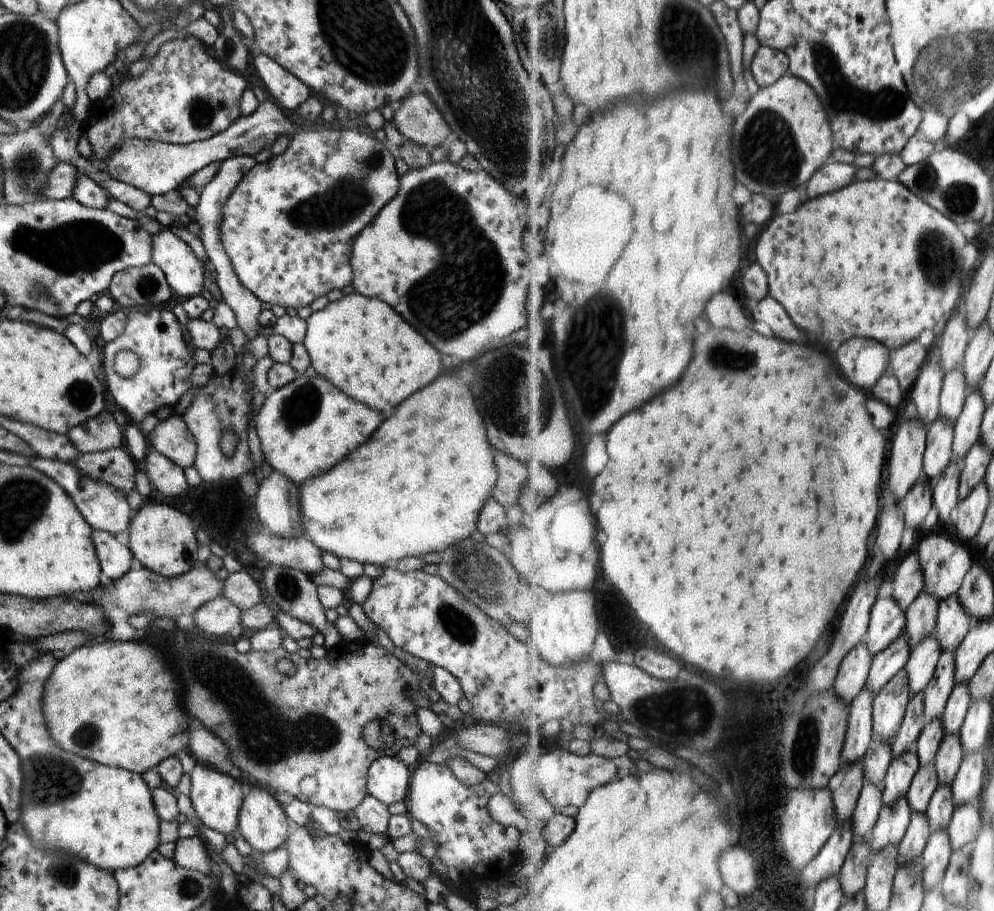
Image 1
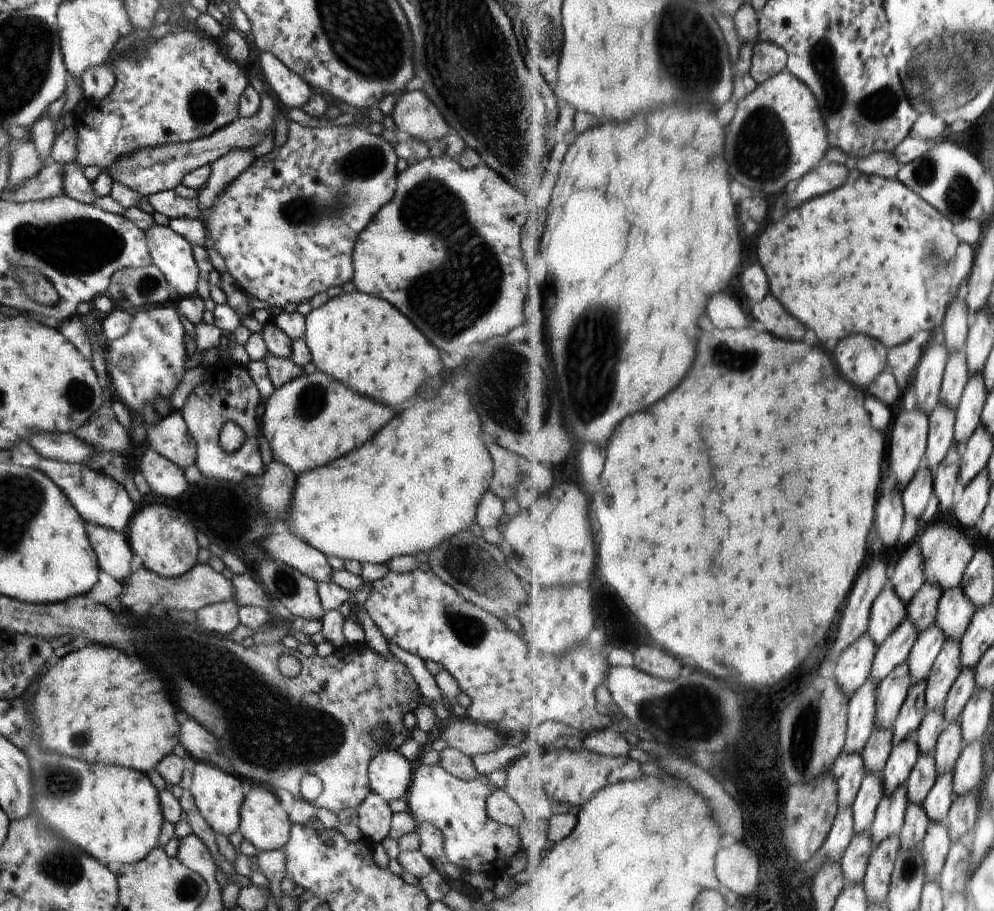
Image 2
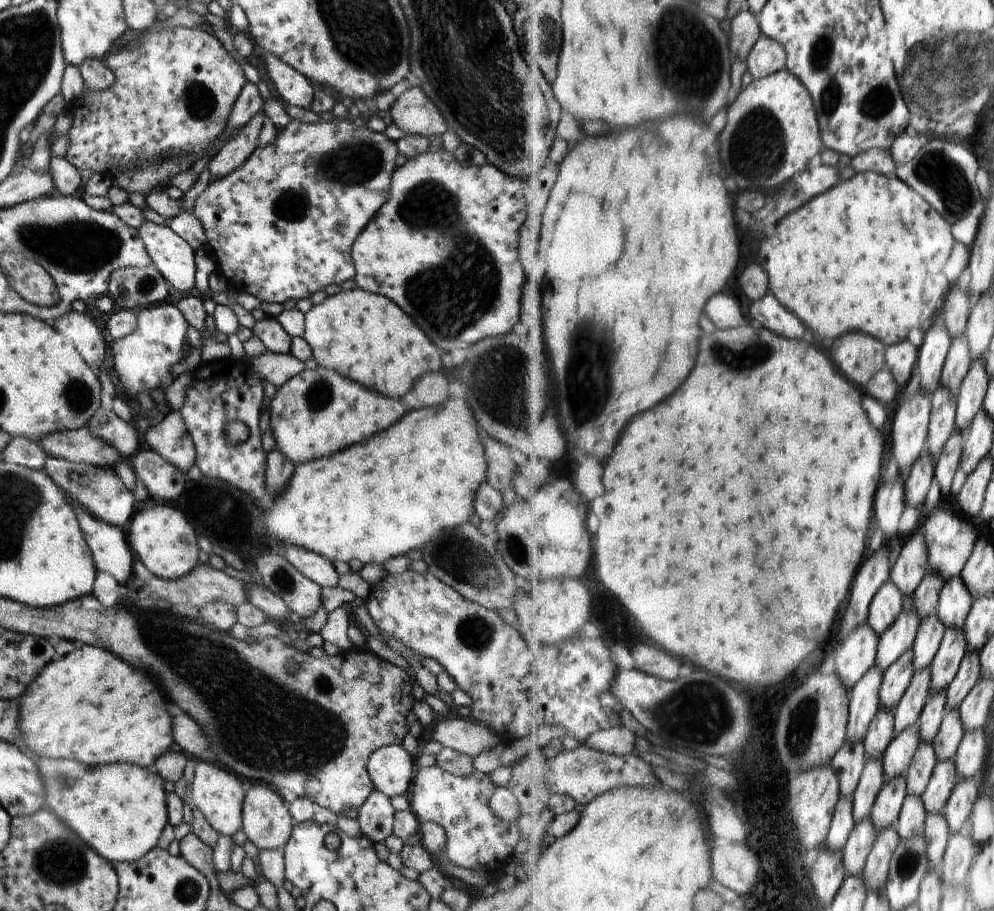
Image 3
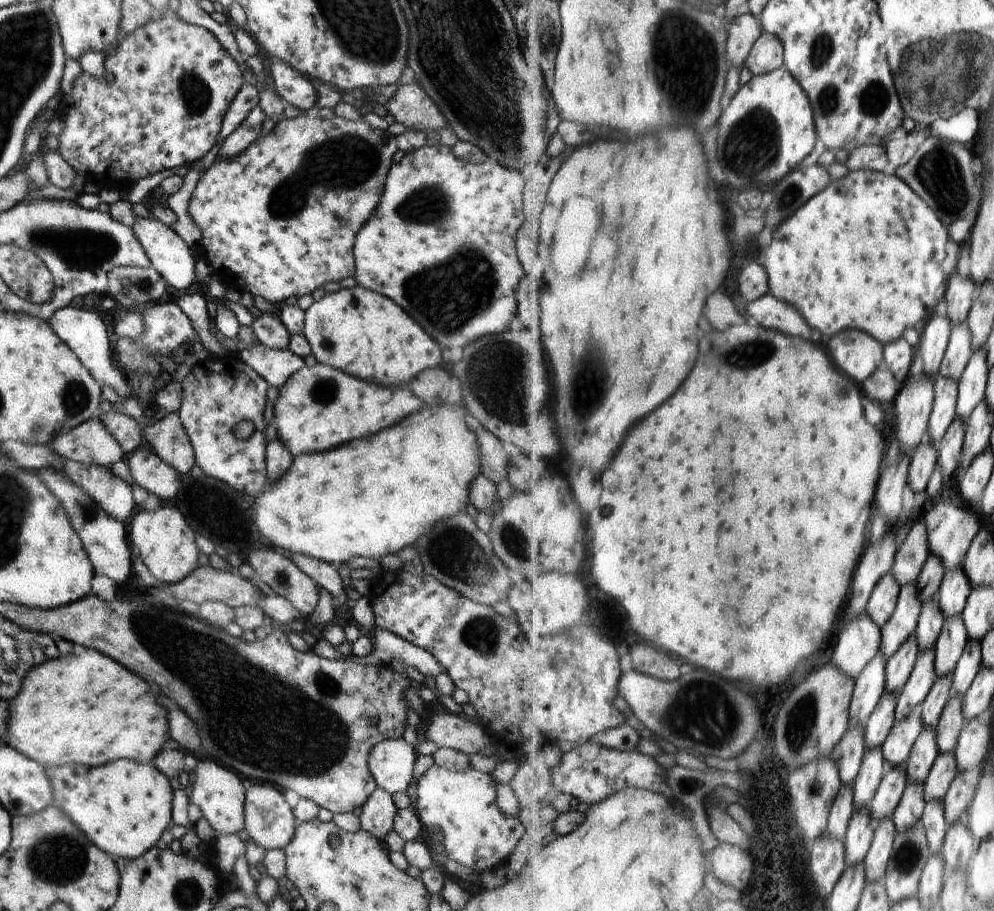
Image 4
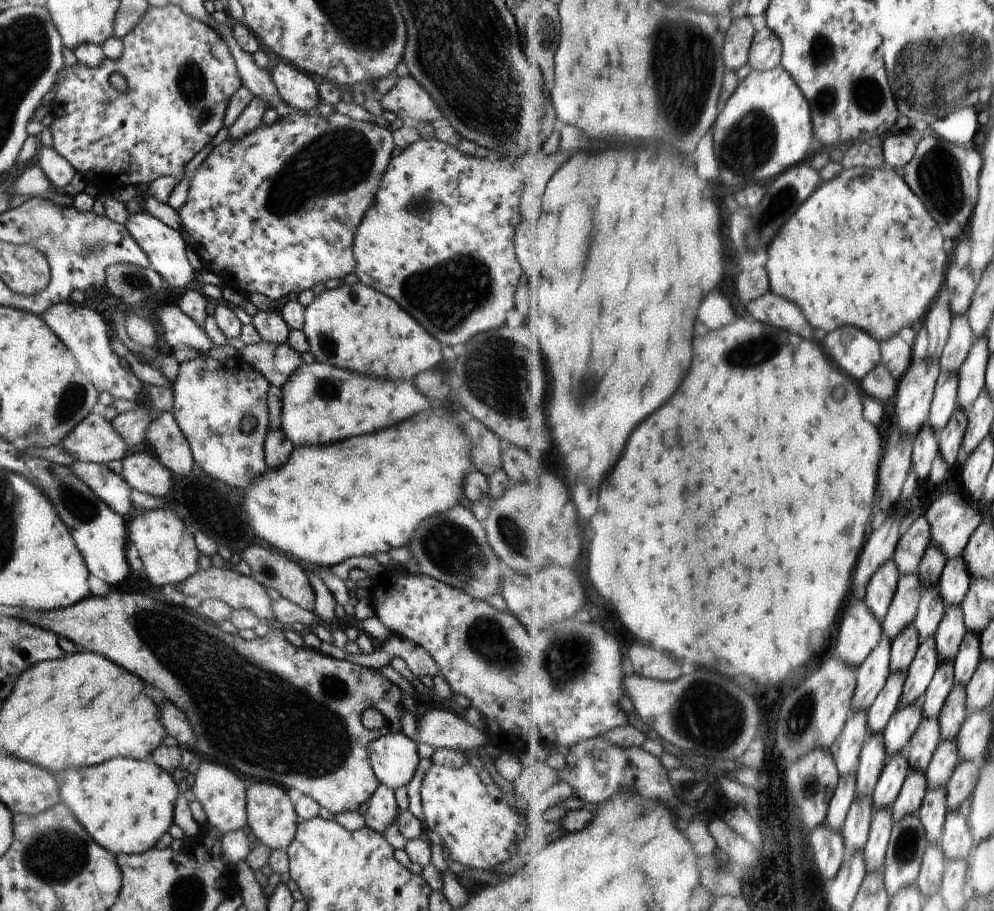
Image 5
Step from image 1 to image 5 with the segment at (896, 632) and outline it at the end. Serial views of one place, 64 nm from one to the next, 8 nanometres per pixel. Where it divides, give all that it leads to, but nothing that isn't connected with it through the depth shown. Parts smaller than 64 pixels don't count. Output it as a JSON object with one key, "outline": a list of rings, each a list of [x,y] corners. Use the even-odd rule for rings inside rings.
{"outline":[[[892,559],[870,582],[866,602],[874,611],[874,614],[883,622],[888,618],[895,596],[897,595],[898,585],[901,582],[901,572]]]}

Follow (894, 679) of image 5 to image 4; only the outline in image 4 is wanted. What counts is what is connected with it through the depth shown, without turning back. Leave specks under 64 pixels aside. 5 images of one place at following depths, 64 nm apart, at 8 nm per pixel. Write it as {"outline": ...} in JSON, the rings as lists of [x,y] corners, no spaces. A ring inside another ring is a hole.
{"outline":[[[886,692],[882,697],[882,702],[874,711],[869,725],[865,730],[867,746],[870,749],[883,747],[889,736],[892,734],[897,723],[897,706],[899,694]]]}

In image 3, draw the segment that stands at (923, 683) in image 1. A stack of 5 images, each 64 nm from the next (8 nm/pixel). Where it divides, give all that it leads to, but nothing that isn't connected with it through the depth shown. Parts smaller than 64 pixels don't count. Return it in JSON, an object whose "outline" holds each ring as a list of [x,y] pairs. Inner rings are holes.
{"outline":[[[939,612],[922,621],[915,642],[913,665],[916,672],[930,669],[945,639],[947,624],[942,622]]]}

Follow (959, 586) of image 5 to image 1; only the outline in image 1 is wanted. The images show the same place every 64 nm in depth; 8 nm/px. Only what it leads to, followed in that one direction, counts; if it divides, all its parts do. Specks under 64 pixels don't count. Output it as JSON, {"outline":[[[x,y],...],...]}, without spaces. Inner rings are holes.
{"outline":[[[959,594],[940,602],[937,637],[943,646],[943,652],[956,652],[974,628],[974,623],[959,599]]]}

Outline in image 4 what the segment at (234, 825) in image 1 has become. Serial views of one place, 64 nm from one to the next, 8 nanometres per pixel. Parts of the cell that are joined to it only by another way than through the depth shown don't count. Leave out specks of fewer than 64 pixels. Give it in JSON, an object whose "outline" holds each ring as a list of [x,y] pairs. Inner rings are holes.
{"outline":[[[200,760],[194,770],[194,784],[187,790],[188,799],[201,808],[204,818],[218,836],[237,834],[245,828],[245,792],[244,784],[232,770],[210,760]]]}

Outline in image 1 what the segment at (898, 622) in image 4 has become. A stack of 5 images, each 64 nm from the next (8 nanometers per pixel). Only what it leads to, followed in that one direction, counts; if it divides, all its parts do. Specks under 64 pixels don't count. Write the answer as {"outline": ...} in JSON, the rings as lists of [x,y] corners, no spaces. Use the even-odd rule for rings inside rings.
{"outline":[[[906,628],[905,634],[894,641],[894,644],[891,644],[887,651],[874,657],[867,686],[876,697],[889,682],[892,682],[902,670],[906,669],[906,665],[912,656],[912,649],[913,646]]]}

